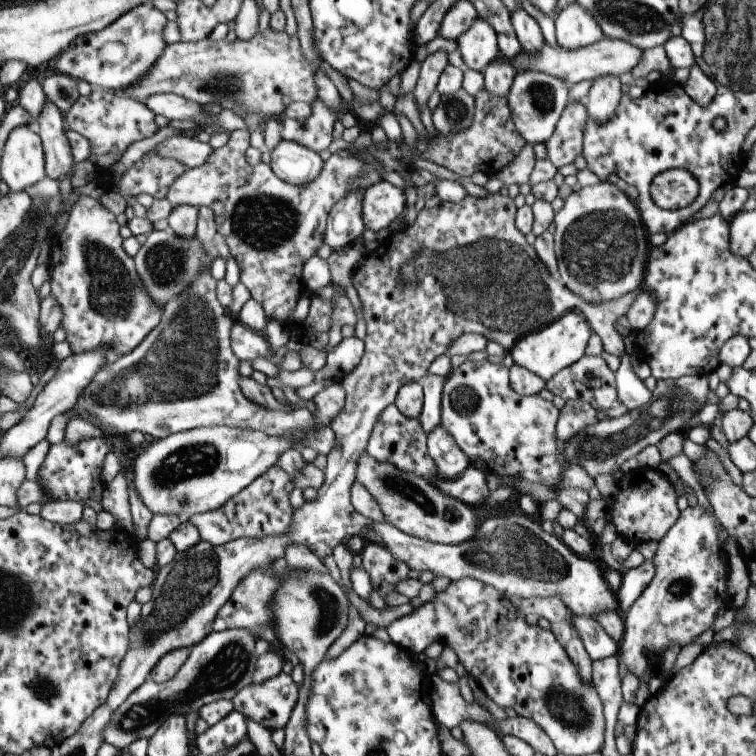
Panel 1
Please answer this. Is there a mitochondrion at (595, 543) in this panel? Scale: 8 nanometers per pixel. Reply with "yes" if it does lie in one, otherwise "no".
no

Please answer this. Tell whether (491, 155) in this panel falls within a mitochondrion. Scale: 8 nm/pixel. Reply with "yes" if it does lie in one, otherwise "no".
no

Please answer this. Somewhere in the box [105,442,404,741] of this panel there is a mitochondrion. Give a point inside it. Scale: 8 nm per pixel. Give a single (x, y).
(187, 585)

